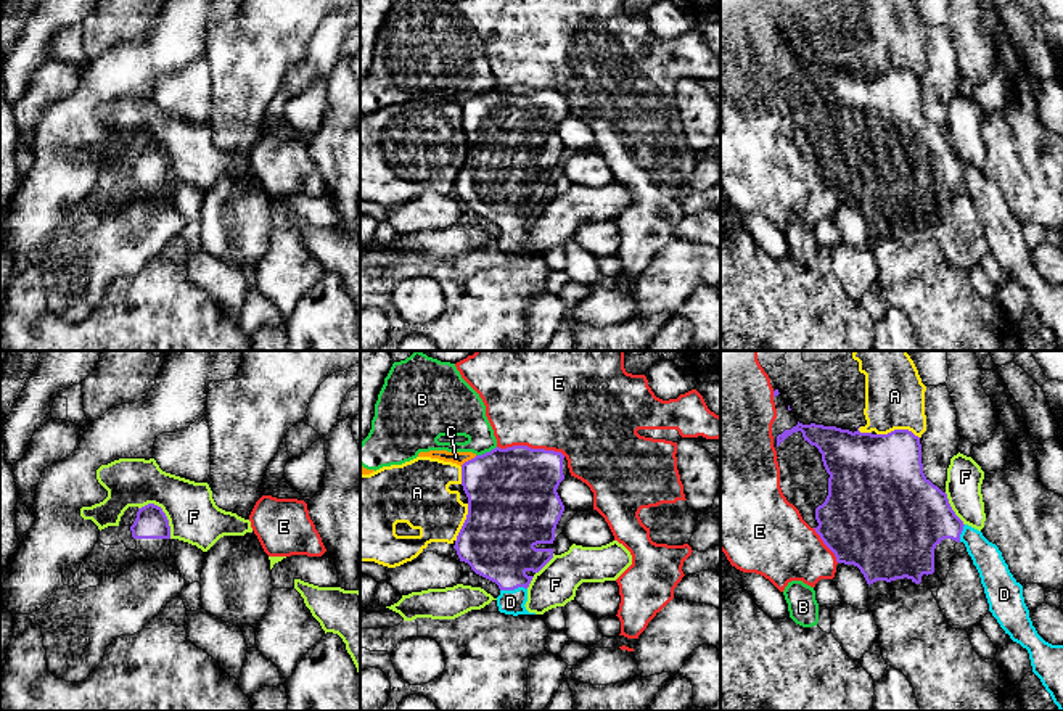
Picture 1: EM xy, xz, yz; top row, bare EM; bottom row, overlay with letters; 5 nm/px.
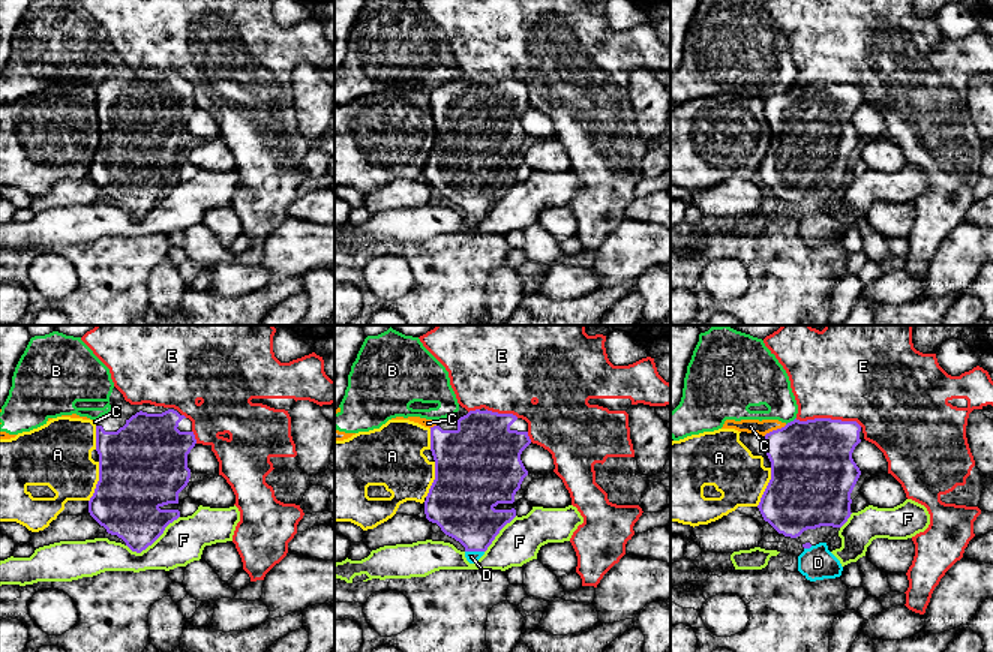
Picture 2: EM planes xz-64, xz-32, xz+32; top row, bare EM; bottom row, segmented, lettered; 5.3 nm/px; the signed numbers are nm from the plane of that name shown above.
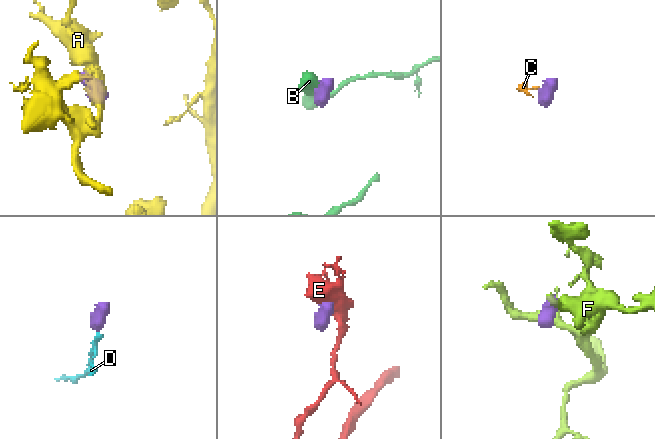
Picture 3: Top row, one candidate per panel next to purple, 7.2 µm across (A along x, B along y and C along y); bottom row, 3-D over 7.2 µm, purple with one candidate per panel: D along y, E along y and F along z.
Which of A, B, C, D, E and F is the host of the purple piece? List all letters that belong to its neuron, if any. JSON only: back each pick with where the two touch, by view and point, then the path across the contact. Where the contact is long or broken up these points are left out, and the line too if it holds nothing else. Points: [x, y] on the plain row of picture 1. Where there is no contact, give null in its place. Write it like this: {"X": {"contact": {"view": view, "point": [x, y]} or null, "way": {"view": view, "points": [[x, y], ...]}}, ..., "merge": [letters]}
{"D": {"contact": {"view": "xz", "point": [513, 229]}, "way": {"view": "xz", "points": [[497, 182], [513, 229], [510, 242]]}}, "merge": ["D"]}

